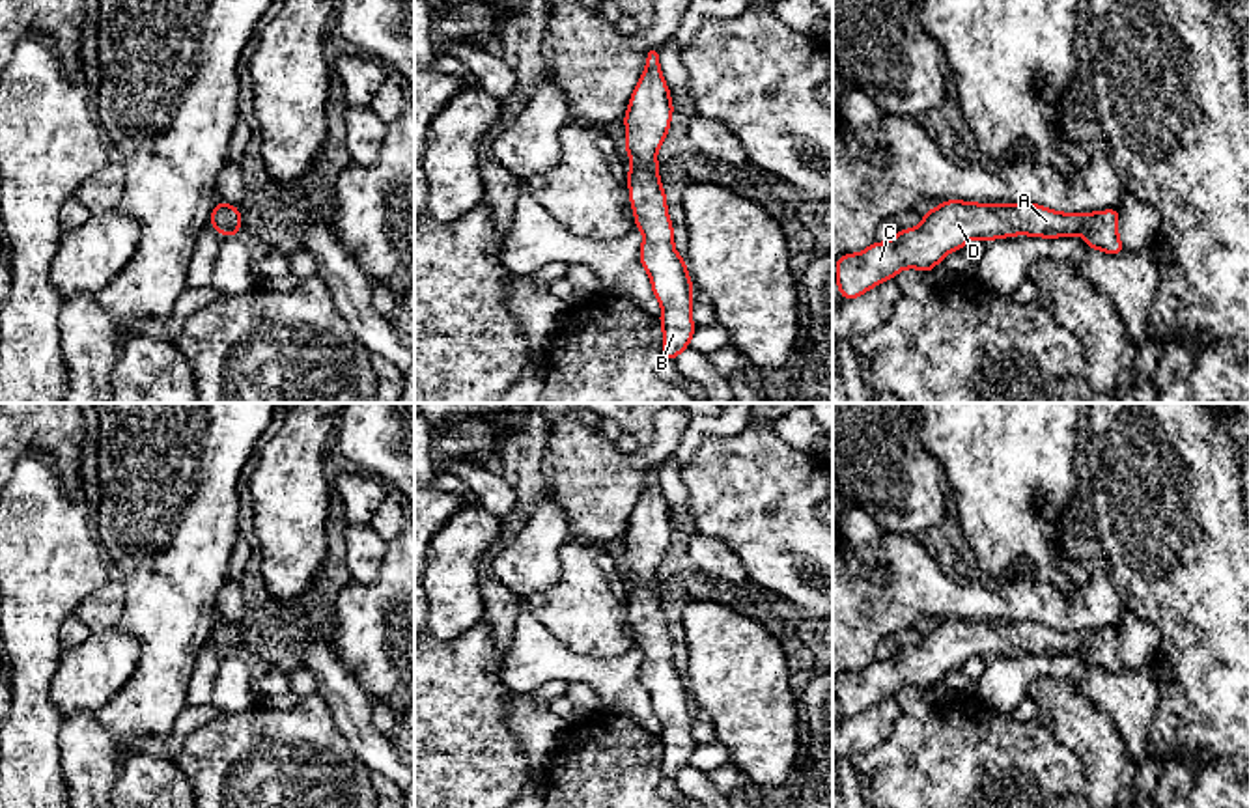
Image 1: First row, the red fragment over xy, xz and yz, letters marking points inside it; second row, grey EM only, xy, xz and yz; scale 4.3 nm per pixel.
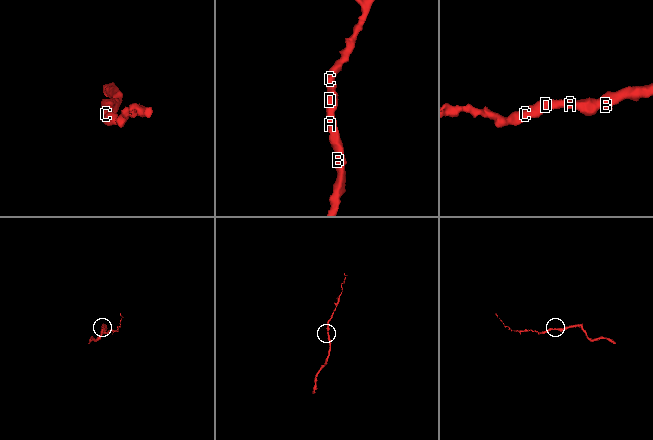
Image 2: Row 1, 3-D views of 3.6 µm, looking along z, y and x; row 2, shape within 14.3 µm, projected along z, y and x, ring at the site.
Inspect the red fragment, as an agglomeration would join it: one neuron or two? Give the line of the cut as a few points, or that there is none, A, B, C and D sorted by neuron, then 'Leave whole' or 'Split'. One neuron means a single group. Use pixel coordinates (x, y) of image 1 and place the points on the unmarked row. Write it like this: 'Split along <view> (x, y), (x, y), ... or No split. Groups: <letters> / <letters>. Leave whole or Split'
No split. Groups: A B C D. Leave whole

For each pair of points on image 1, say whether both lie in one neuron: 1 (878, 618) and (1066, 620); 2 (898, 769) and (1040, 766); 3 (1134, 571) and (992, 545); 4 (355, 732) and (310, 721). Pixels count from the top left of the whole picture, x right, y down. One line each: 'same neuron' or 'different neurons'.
1: same neuron
2: same neuron
3: different neurons
4: different neurons

